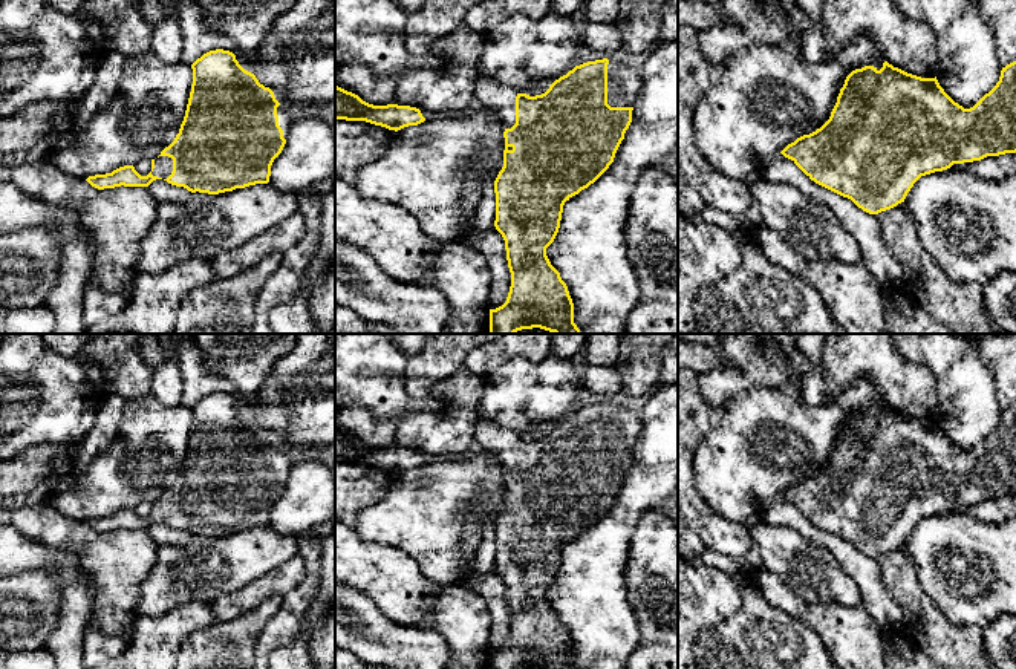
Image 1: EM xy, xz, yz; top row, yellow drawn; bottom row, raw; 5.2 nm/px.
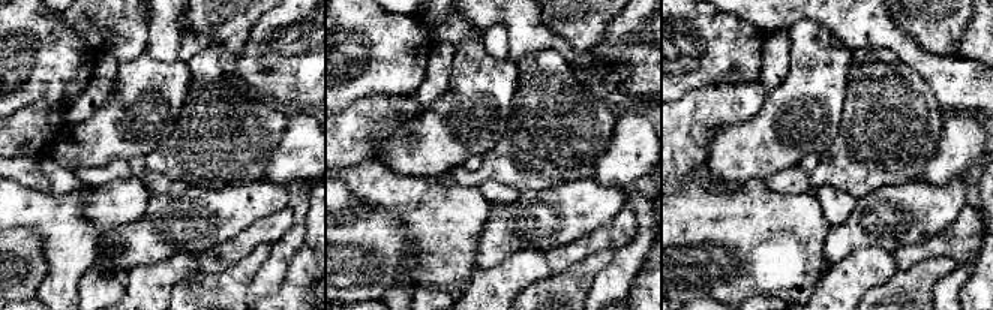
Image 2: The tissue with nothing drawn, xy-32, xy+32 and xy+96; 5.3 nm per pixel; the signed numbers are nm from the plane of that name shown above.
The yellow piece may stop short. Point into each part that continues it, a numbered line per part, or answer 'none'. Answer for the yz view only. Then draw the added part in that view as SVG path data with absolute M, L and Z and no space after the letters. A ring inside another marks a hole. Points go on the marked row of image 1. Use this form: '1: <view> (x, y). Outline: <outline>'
none

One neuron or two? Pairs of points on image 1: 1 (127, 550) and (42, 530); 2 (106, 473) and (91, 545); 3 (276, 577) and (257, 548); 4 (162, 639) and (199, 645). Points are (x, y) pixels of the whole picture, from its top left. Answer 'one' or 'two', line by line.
1: one
2: two
3: two
4: two

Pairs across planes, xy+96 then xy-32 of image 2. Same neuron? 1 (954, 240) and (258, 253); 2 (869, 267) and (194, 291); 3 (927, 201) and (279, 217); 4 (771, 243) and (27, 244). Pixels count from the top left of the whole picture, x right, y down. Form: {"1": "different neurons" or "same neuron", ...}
{"1": "different neurons", "2": "different neurons", "3": "different neurons", "4": "same neuron"}

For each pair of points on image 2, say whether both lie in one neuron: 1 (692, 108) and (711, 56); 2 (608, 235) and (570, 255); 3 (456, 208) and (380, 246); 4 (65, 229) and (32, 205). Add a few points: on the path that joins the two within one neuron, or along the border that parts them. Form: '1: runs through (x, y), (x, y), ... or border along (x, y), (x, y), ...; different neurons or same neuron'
1: border along (734, 80), (711, 81), (677, 99); different neurons
2: runs through (599, 240), (579, 249); same neuron
3: runs through (437, 222), (414, 222), (407, 229), (399, 229); same neuron
4: runs through (57, 222), (39, 211); same neuron

